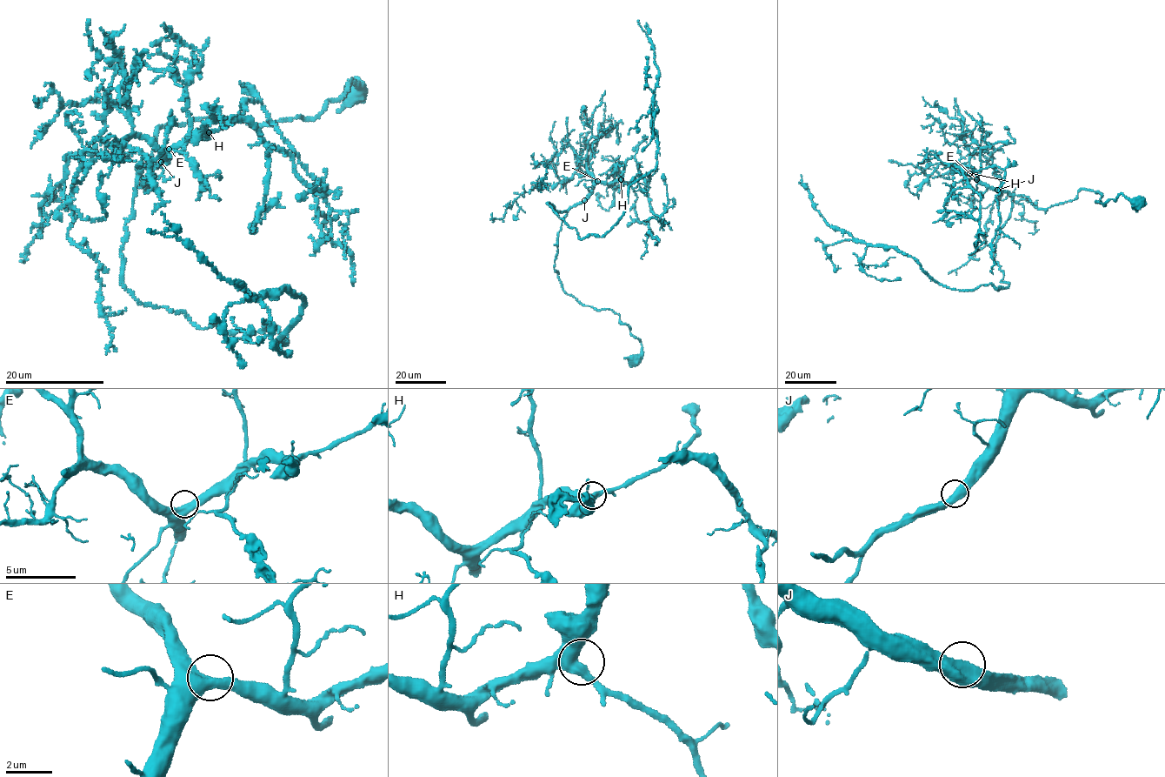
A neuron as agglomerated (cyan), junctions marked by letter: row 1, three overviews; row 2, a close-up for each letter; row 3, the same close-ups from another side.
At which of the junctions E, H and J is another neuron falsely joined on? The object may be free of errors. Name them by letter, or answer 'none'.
none

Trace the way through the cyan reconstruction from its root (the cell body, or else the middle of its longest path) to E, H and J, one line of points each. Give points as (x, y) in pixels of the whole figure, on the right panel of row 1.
E: (1138, 201), (1120, 194), (1103, 205), (1102, 194), (1081, 189), (1037, 209), (976, 179)
H: (1138, 201), (1120, 194), (1103, 205), (1095, 202), (1102, 194), (1081, 189), (1073, 200), (1037, 209), (969, 173)
J: (1138, 201), (1120, 194), (1103, 205), (1102, 194), (1081, 189), (1037, 209), (998, 190)

